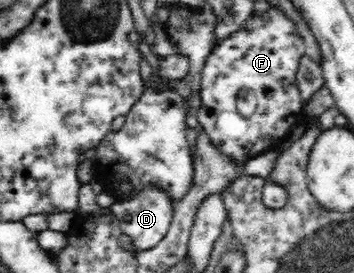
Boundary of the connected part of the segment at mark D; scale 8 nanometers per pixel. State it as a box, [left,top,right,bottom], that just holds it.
[110,183,173,253]

